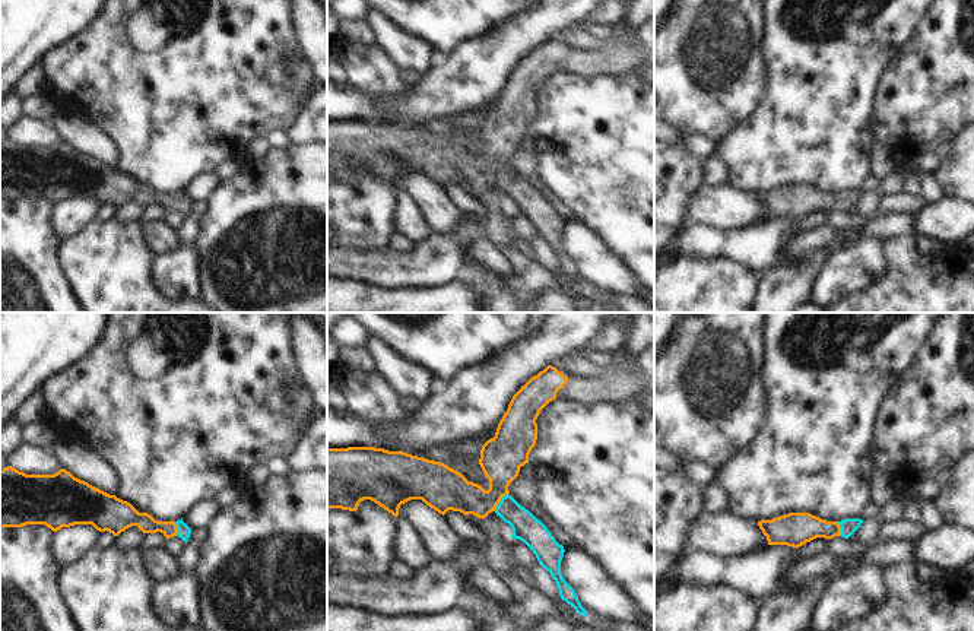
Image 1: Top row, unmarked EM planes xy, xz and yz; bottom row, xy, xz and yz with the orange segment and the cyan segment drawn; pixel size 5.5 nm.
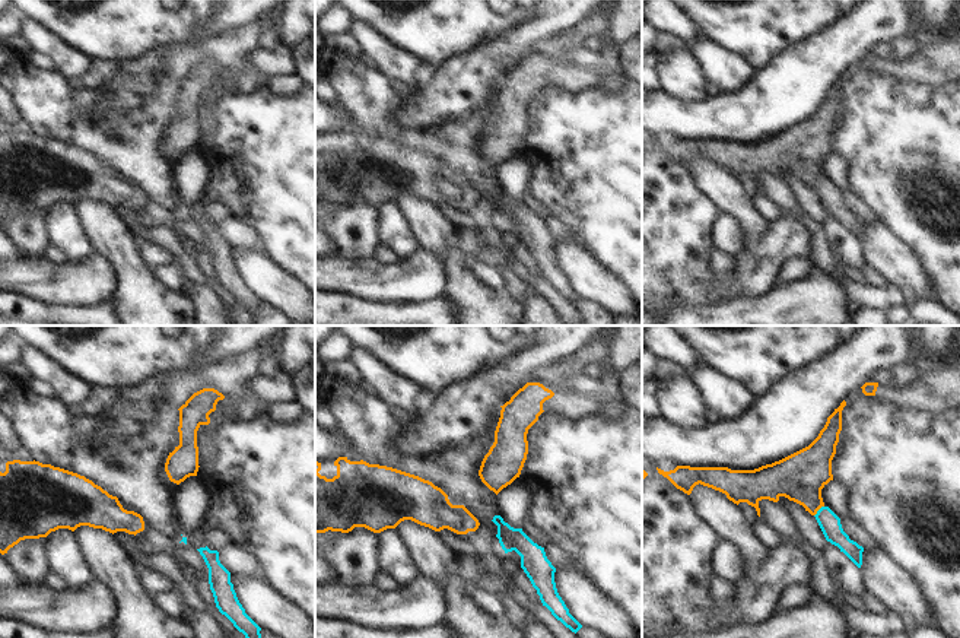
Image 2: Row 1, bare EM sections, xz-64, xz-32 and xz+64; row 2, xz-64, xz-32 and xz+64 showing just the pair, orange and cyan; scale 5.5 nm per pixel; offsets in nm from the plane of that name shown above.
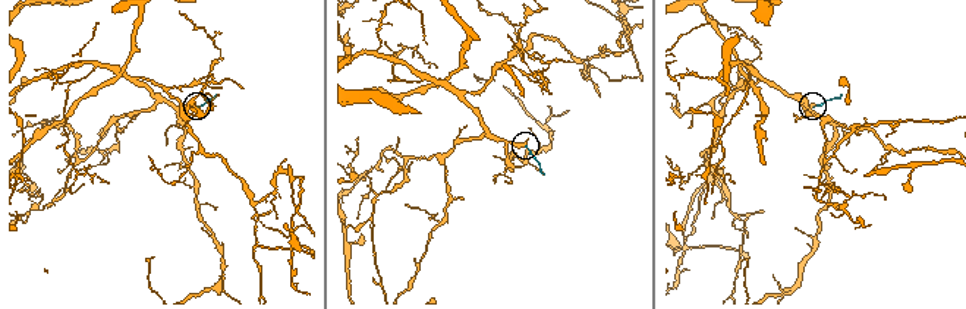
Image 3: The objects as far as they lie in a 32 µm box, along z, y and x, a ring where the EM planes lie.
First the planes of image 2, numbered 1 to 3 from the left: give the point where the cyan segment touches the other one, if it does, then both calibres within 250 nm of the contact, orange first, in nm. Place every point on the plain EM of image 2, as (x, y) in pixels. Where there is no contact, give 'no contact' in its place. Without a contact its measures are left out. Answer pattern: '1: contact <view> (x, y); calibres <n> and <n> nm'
1: no contact
2: no contact
3: contact xz+64 (817, 183); calibres 260 and 120 nm

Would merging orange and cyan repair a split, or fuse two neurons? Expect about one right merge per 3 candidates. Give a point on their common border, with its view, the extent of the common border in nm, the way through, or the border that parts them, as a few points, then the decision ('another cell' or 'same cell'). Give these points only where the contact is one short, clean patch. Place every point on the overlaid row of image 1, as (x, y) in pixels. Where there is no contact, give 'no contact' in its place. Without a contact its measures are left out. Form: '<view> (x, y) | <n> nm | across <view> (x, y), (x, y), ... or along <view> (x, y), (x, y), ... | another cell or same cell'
xz (500, 500) | 120 nm | across xz (501, 457), (500, 500), (526, 528) | same cell

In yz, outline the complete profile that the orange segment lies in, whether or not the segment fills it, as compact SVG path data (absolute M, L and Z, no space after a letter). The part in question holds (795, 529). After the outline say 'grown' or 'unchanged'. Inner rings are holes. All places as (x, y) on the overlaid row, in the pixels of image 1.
M789 513L772 520L761 520L758 526L767 536L768 545L799 548L816 538L843 536L848 539L862 523L860 519L827 521L809 513Z; grown

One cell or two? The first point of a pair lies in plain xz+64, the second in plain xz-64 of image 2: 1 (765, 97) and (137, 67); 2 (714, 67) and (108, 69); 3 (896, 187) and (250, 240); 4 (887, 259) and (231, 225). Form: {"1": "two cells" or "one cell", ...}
{"1": "one cell", "2": "two cells", "3": "two cells", "4": "two cells"}

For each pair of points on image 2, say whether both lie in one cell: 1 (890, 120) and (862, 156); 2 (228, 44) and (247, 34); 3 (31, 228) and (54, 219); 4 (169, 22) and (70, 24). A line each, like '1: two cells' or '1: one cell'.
1: one cell
2: one cell
3: two cells
4: one cell

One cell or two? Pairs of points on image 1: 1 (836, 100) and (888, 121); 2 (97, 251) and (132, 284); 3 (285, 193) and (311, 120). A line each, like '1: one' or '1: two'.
1: two
2: one
3: two

